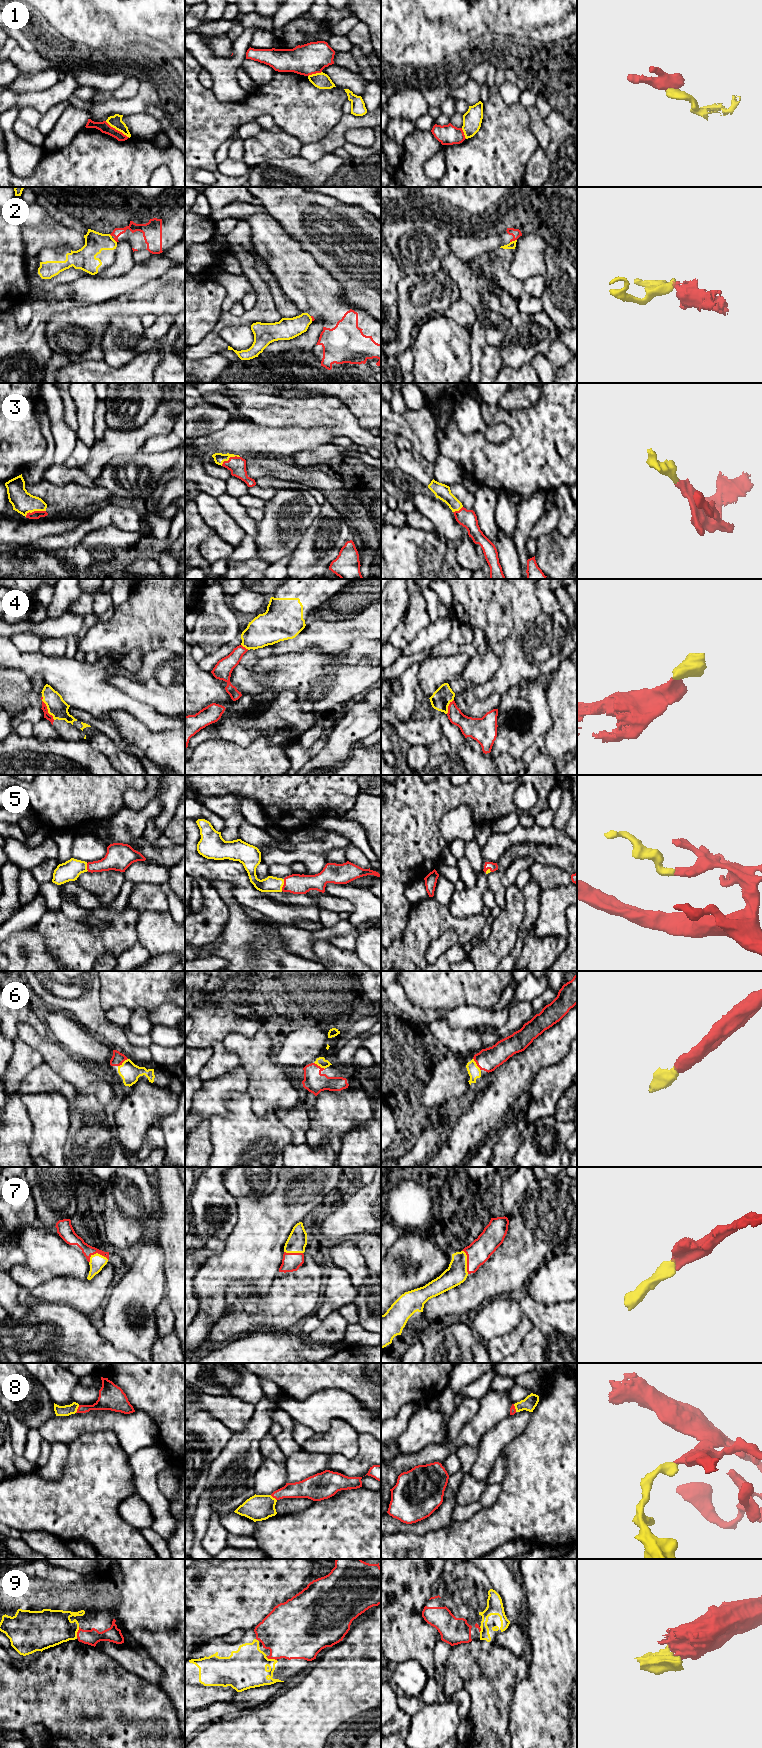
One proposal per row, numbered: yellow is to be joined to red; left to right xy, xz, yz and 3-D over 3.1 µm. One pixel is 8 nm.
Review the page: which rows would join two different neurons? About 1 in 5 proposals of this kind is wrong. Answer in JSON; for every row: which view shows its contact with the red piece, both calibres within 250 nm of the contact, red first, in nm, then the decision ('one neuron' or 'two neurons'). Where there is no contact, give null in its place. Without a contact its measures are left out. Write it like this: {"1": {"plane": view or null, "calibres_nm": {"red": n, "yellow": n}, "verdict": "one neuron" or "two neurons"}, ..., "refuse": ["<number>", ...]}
{"1": {"plane": "xy", "calibres_nm": {"red": 90, "yellow": 100}, "verdict": "two neurons"}, "2": {"plane": "yz", "calibres_nm": {"red": 80, "yellow": 60}, "verdict": "two neurons"}, "3": {"plane": "xy", "calibres_nm": {"red": 60, "yellow": 180}, "verdict": "one neuron"}, "4": {"plane": "xy", "calibres_nm": {"red": 50, "yellow": 160}, "verdict": "one neuron"}, "5": {"plane": "xz", "calibres_nm": {"red": 160, "yellow": 130}, "verdict": "one neuron"}, "6": {"plane": "yz", "calibres_nm": {"red": 180, "yellow": 100}, "verdict": "one neuron"}, "7": {"plane": "xy", "calibres_nm": {"red": 110, "yellow": 120}, "verdict": "one neuron"}, "8": {"plane": "xy", "calibres_nm": {"red": 140, "yellow": 90}, "verdict": "one neuron"}, "9": {"plane": "xy", "calibres_nm": {"red": 130, "yellow": 300}, "verdict": "one neuron"}, "refuse": ["1", "2"]}

